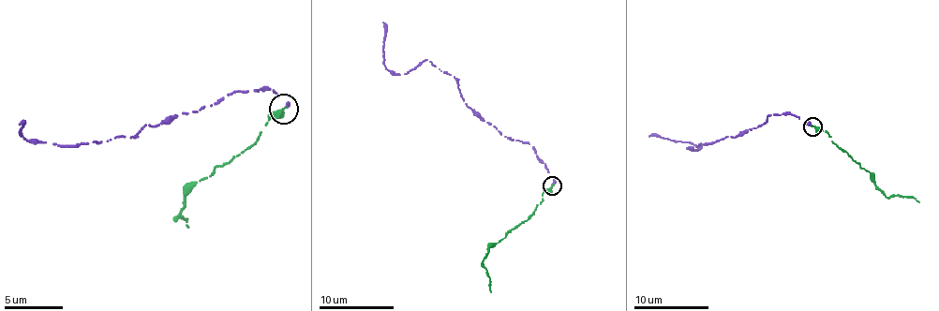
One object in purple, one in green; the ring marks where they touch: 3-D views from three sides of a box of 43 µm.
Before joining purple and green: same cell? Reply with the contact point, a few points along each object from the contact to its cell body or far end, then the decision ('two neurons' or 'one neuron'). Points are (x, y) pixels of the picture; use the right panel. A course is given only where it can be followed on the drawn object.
(812, 126) | purple via (812, 125), (791, 114), (770, 114), (735, 137), (686, 148), (701, 148), (692, 142), (648, 137) | green via (812, 125), (825, 131), (870, 172), (875, 185), (886, 197), (913, 197), (918, 202) | one neuron

